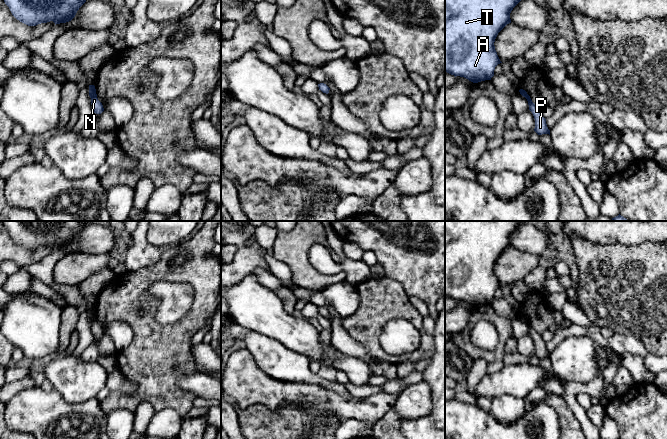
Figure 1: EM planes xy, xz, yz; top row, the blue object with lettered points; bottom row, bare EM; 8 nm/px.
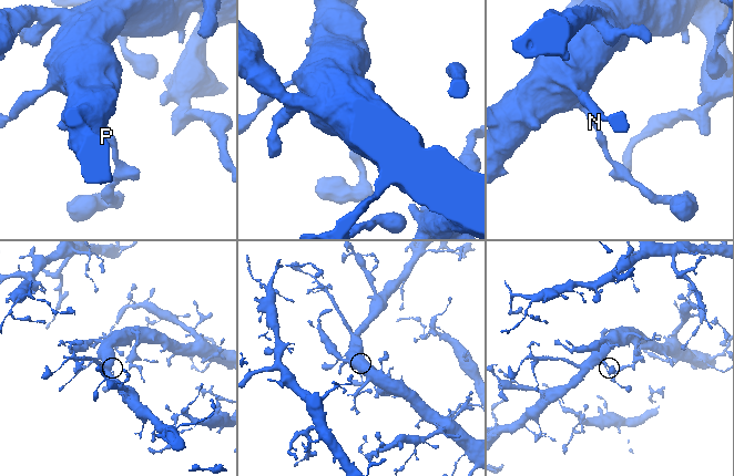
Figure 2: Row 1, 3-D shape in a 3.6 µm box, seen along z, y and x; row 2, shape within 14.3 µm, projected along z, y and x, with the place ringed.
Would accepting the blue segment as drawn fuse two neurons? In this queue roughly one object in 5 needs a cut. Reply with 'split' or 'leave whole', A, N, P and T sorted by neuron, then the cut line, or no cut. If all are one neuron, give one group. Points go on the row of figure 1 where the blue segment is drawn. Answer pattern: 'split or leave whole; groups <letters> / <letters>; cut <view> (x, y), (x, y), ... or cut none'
leave whole; groups A N P T; cut none

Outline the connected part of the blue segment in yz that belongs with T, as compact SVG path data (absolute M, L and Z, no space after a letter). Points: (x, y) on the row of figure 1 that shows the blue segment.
M445 0L445 72L473 83L491 80L495 67L502 63L495 50L498 33L511 23L510 13L521 0Z

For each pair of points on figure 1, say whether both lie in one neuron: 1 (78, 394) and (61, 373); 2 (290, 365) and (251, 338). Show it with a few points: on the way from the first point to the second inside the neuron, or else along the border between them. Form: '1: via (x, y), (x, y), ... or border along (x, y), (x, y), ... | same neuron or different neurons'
1: via (77, 389), (66, 378) | same neuron
2: via (280, 362), (261, 347) | same neuron

